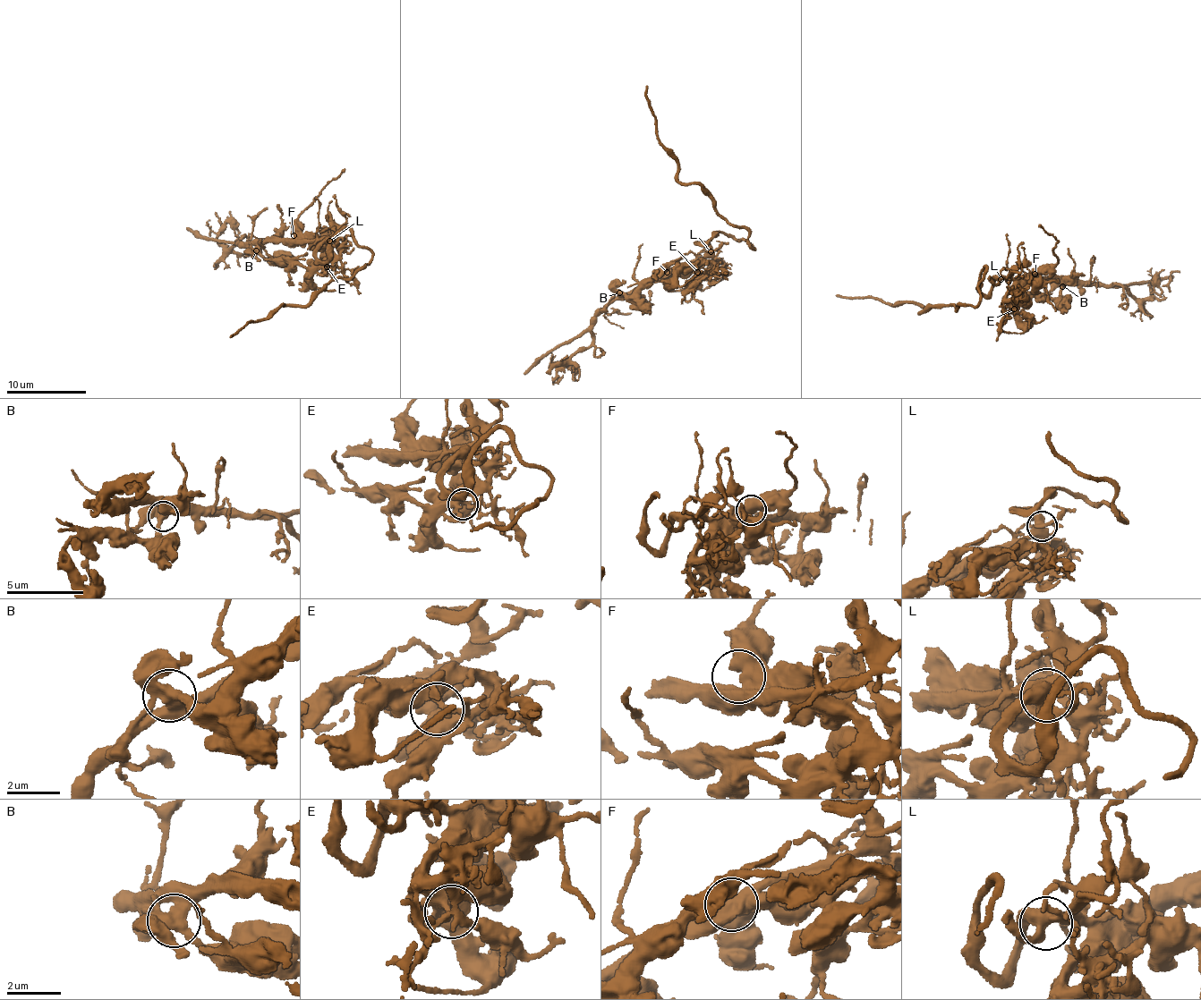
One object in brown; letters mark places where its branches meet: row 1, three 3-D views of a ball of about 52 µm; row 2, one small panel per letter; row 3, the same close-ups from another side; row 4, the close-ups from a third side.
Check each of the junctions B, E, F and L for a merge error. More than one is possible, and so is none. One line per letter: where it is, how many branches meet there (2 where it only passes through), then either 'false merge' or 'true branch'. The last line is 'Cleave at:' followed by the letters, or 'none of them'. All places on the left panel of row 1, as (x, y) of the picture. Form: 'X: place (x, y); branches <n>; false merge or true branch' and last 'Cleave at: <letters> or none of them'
B: place (256, 250); branches 4; false merge
E: place (327, 266); branches 4; true branch
F: place (293, 235); branches 4; true branch
L: place (329, 241); branches 5; true branch
Cleave at: B

